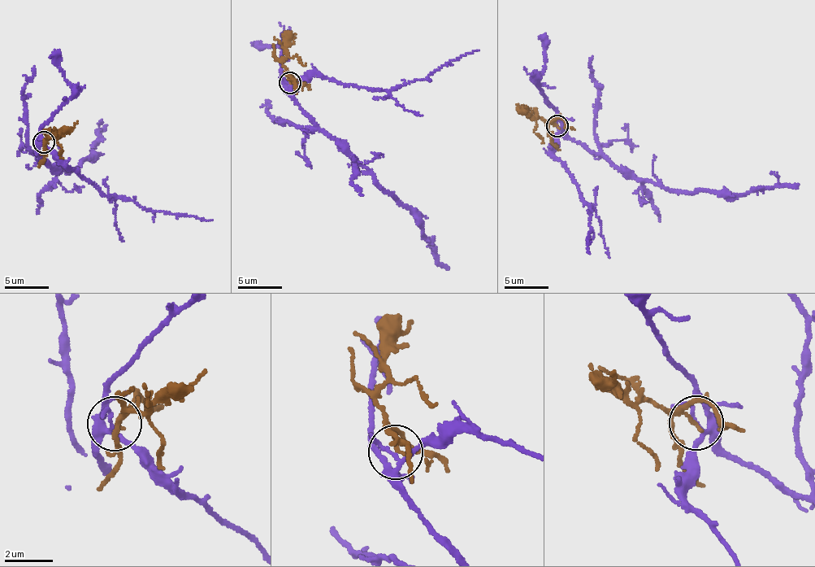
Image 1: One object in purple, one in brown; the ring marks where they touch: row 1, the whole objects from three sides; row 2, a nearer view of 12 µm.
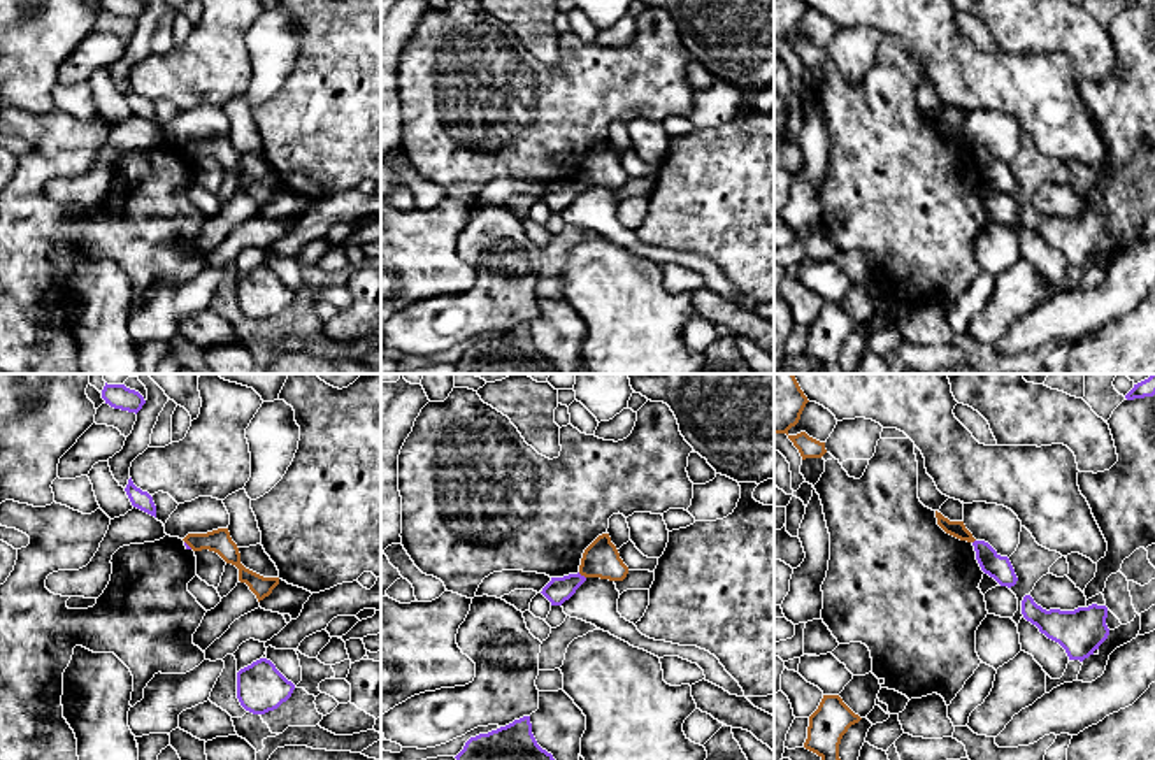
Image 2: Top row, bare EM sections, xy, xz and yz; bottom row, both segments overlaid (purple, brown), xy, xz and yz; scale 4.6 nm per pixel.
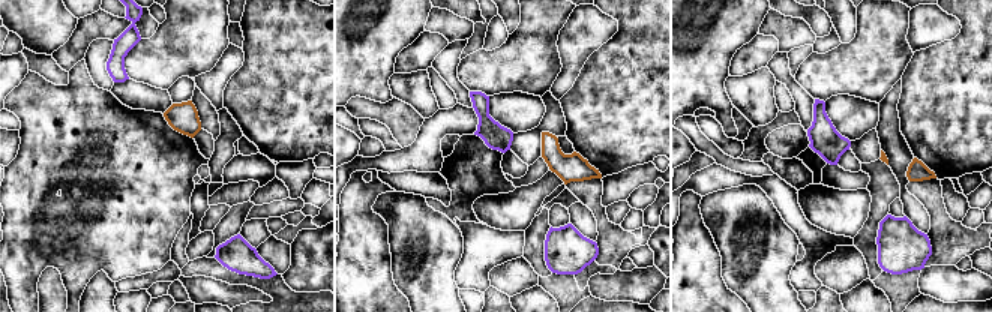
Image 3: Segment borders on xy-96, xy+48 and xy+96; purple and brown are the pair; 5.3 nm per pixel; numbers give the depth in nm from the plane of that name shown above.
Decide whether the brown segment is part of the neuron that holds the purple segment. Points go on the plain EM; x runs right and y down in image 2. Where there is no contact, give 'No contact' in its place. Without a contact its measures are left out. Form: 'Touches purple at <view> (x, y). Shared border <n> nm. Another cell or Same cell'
Touches purple at xz (580, 181). Shared border 50 nm. Another cell

